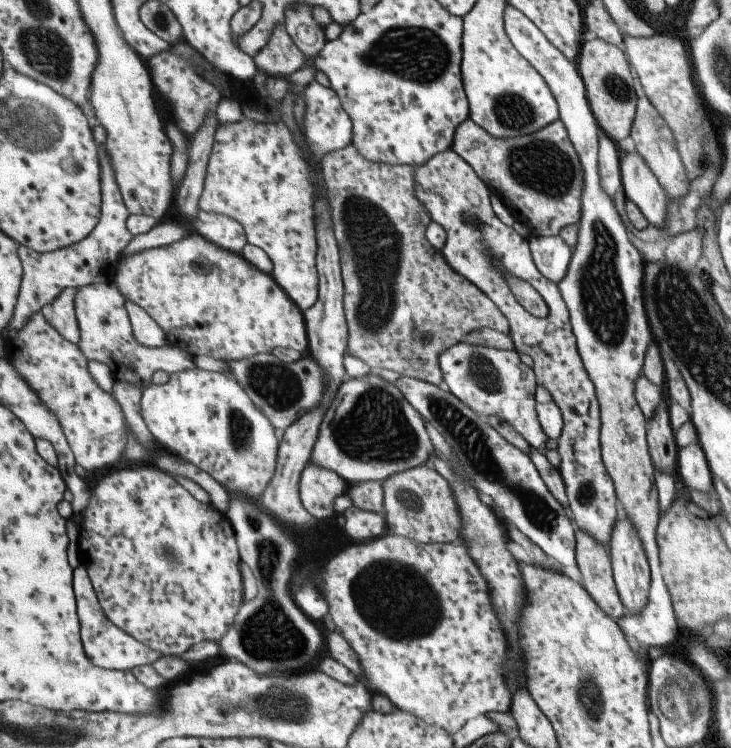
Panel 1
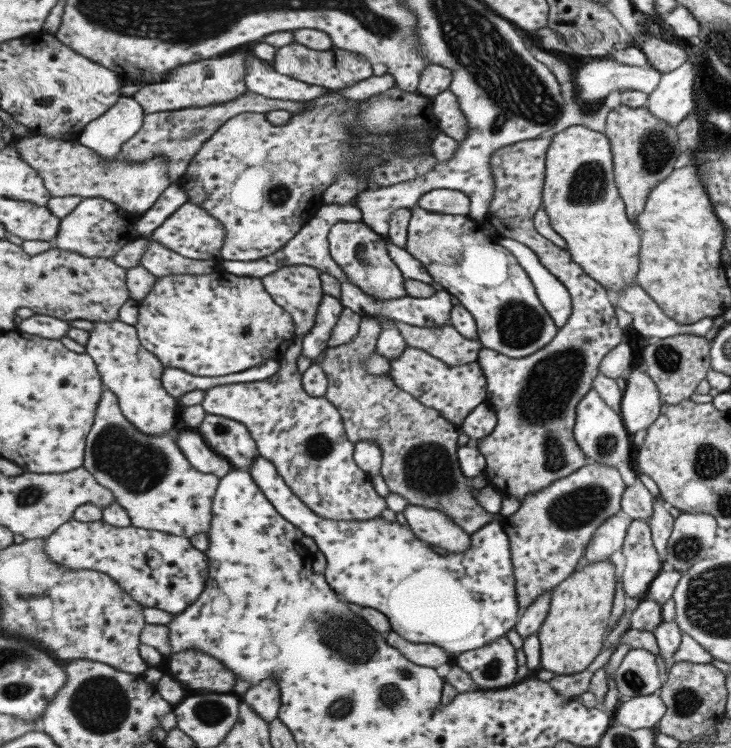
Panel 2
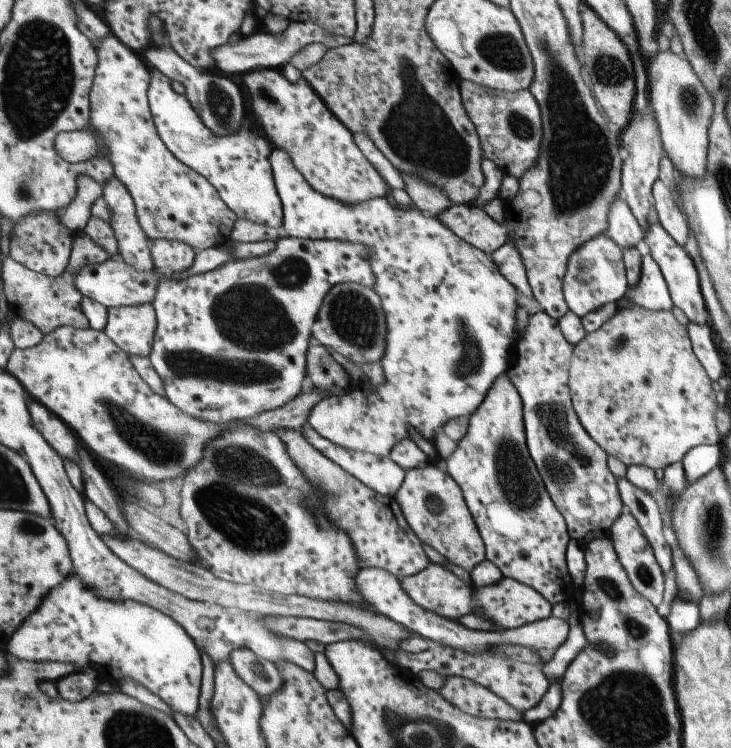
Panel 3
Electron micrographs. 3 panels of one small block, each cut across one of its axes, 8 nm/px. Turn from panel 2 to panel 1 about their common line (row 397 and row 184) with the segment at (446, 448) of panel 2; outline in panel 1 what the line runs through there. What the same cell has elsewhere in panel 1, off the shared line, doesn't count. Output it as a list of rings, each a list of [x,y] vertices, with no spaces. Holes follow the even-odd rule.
[[[352,144],[329,154],[321,166],[323,166],[323,174],[325,174],[325,181],[329,188],[328,201],[330,202],[334,229],[336,230],[337,242],[339,243],[341,253],[341,268],[344,280],[344,309],[349,328],[348,352],[355,354],[357,358],[361,358],[373,370],[388,368],[392,369],[393,372],[397,372],[397,374],[401,374],[403,377],[423,380],[441,387],[445,386],[445,382],[440,365],[440,356],[456,344],[464,342],[465,344],[477,345],[478,347],[496,348],[499,350],[516,349],[514,340],[510,335],[509,318],[505,316],[504,311],[476,283],[469,282],[468,278],[459,274],[457,270],[453,270],[443,252],[437,250],[432,245],[432,242],[429,242],[426,233],[428,226],[433,222],[433,216],[429,214],[429,208],[425,206],[425,202],[421,202],[421,198],[417,198],[417,170],[415,170],[414,166],[391,166],[390,164],[381,164],[380,162],[369,162],[369,159],[365,158],[364,154],[361,154],[361,151],[357,150]]]

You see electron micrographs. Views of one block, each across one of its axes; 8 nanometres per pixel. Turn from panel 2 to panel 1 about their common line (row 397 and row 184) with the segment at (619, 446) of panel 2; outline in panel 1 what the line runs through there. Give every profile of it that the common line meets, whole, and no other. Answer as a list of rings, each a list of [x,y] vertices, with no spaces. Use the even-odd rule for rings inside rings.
[[[508,4],[505,8],[505,28],[513,46],[517,47],[523,58],[529,59],[552,87],[557,102],[560,103],[561,122],[568,126],[569,138],[581,157],[584,184],[581,193],[581,222],[579,222],[579,242],[573,254],[565,280],[558,284],[565,302],[572,314],[573,332],[576,334],[579,352],[584,369],[596,386],[601,410],[601,454],[605,454],[605,466],[613,474],[617,502],[621,514],[633,523],[640,541],[644,545],[645,558],[649,565],[650,584],[647,604],[637,614],[625,613],[617,618],[621,630],[633,638],[638,646],[659,648],[669,646],[675,641],[677,626],[669,593],[663,582],[657,545],[655,526],[659,516],[658,496],[655,489],[650,451],[645,440],[646,420],[639,410],[633,386],[642,374],[643,356],[649,340],[652,340],[649,324],[645,320],[645,308],[641,298],[641,256],[635,246],[629,244],[623,222],[619,220],[609,196],[599,186],[597,176],[597,140],[599,128],[592,109],[585,100],[585,88],[576,63],[545,36],[544,31],[519,8]]]

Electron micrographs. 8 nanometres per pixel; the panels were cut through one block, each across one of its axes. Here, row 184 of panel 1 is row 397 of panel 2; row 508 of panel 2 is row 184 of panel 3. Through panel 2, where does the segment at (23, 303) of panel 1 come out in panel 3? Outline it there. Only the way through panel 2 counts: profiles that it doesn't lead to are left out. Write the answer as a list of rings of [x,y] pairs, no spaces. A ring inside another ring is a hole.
[[[113,33],[100,43],[93,44],[98,50],[100,65],[97,66],[96,80],[92,86],[92,126],[90,130],[58,134],[56,151],[70,163],[88,161],[101,153],[107,153],[112,160],[115,175],[128,186],[131,196],[135,199],[140,225],[149,240],[186,242],[196,251],[229,244],[239,218],[224,201],[217,187],[205,176],[181,162],[163,142],[152,115],[148,97],[151,75],[142,54],[129,48]]]

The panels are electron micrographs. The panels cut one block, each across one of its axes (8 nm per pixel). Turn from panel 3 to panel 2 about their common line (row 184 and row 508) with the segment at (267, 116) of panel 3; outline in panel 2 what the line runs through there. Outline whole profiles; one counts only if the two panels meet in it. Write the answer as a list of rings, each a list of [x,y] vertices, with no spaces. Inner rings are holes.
[[[296,337],[294,344],[289,347],[284,357],[280,360],[281,370],[267,380],[237,383],[225,386],[217,386],[206,392],[202,404],[182,407],[179,417],[185,427],[199,430],[201,423],[206,419],[207,413],[229,417],[241,421],[248,426],[252,437],[258,444],[261,457],[265,457],[276,464],[280,475],[293,489],[305,504],[309,505],[319,516],[327,520],[371,520],[378,517],[388,501],[381,496],[373,484],[372,475],[356,463],[356,443],[349,440],[344,427],[344,419],[340,409],[336,407],[326,396],[311,396],[304,390],[304,373],[297,370],[297,358],[302,355],[304,337]]]

